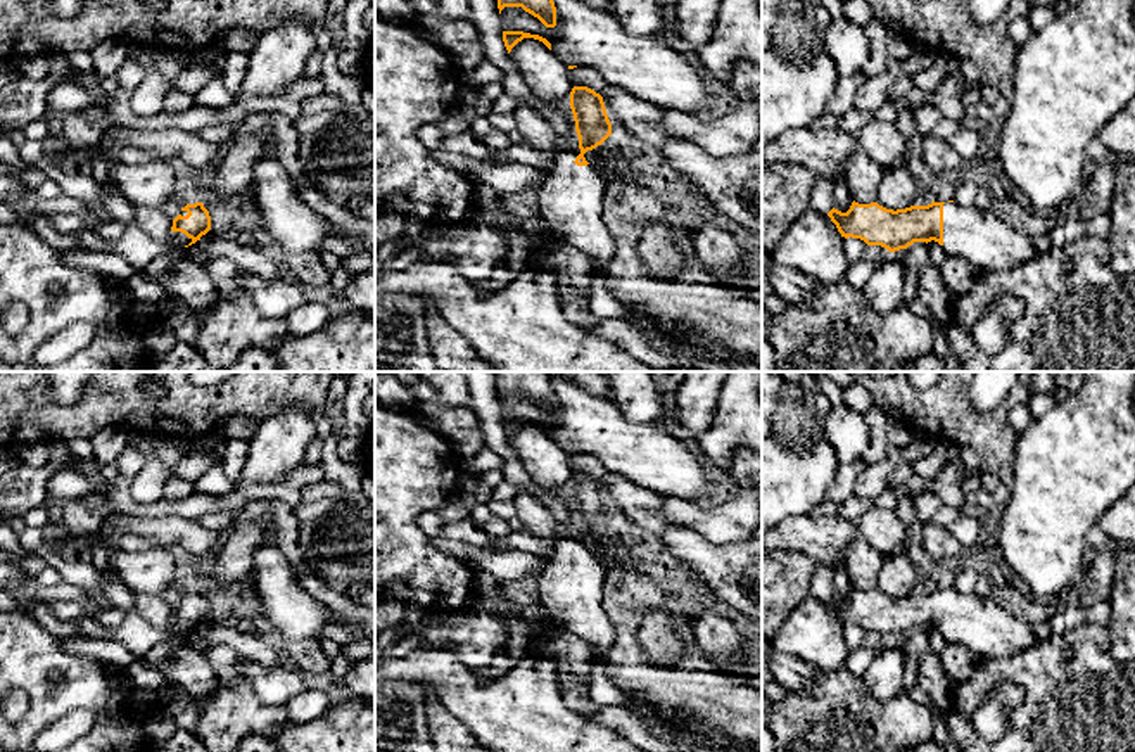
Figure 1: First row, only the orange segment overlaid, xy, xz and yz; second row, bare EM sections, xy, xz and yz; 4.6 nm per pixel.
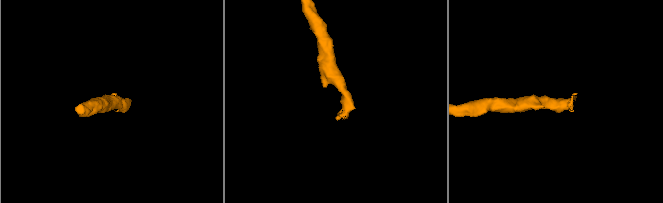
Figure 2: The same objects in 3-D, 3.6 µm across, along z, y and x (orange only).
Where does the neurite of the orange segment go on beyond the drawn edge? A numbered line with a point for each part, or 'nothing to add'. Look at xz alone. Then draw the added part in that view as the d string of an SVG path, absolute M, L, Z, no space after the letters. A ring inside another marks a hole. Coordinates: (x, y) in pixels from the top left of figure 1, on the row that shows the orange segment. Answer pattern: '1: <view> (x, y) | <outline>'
1: xz (570, 199) | M580 149L558 150L555 168L539 187L539 214L558 240L589 258L591 290L587 306L598 320L625 320L637 316L637 308L620 303L610 290L610 277L603 273L615 254L615 244L603 221L605 192L599 171L577 166Z

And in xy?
1: xy (175, 237) | M171 232L169 233L169 242L173 244L173 245L181 245L181 247L185 247L185 245L188 245L190 242L192 242L192 239L188 239L185 233L181 233L181 232Z

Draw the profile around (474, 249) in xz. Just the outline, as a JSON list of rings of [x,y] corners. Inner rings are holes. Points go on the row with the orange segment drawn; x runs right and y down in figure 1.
[[[485,221],[472,223],[446,223],[425,230],[425,240],[420,244],[423,249],[422,261],[446,261],[461,277],[472,282],[482,282],[489,278],[499,261],[510,258],[506,233],[496,225]]]

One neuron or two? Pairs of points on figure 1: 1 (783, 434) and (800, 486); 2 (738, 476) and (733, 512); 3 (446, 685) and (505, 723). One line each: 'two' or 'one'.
1: one
2: two
3: one

